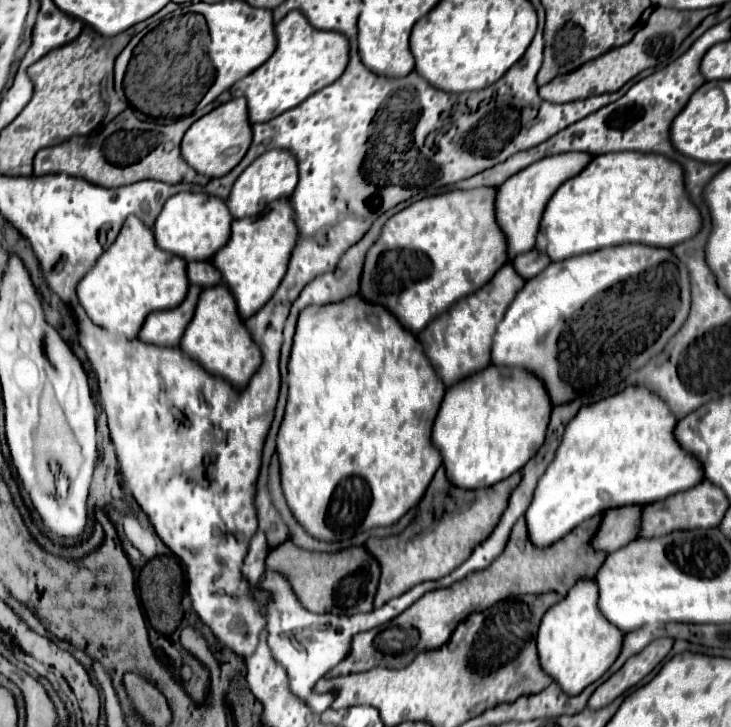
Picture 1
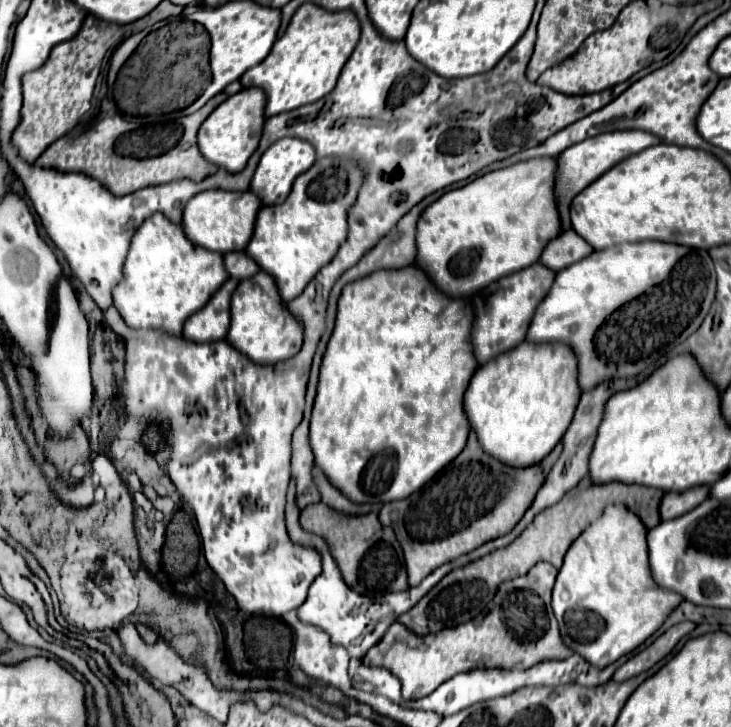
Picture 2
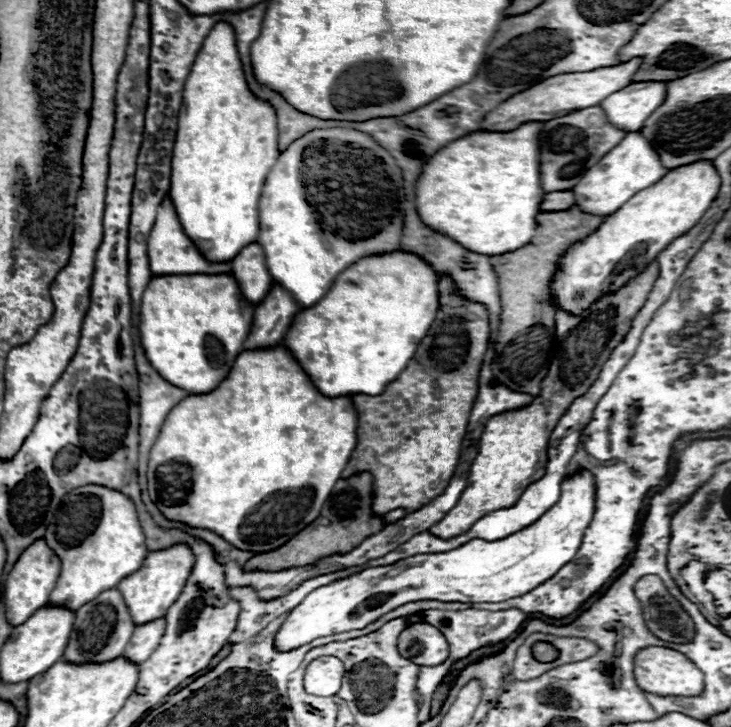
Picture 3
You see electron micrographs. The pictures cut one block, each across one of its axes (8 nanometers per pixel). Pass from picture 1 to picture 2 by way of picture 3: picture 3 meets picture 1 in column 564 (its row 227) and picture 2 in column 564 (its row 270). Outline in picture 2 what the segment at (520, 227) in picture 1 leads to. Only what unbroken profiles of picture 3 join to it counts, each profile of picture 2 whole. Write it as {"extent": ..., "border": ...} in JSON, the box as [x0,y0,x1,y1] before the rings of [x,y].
{"extent":[556,132,660,230],"border":[[[606,132],[604,136],[594,136],[592,140],[584,140],[582,144],[574,144],[572,148],[564,150],[558,156],[558,176],[556,176],[556,200],[558,200],[562,230],[570,228],[568,206],[578,192],[582,192],[588,184],[592,184],[598,176],[608,172],[618,162],[656,144],[660,144],[660,140],[656,140],[656,136],[652,136],[650,132]]]}

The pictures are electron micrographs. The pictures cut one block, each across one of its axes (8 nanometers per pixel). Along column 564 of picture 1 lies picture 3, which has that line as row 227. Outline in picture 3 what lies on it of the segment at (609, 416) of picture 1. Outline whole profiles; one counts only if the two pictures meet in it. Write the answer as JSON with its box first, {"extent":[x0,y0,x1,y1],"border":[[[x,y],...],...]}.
{"extent":[416,124,544,256],"border":[[[522,124],[520,128],[512,130],[512,132],[472,132],[456,142],[450,142],[448,146],[444,146],[440,152],[436,152],[422,168],[422,174],[416,180],[416,212],[420,216],[420,220],[430,226],[436,232],[446,234],[448,238],[452,238],[454,242],[458,242],[462,248],[472,250],[476,254],[482,256],[500,256],[506,252],[514,252],[520,246],[528,244],[534,236],[534,228],[536,228],[536,214],[540,212],[540,200],[542,200],[542,192],[540,192],[540,148],[536,144],[536,136],[540,134],[540,128],[544,124]]]}

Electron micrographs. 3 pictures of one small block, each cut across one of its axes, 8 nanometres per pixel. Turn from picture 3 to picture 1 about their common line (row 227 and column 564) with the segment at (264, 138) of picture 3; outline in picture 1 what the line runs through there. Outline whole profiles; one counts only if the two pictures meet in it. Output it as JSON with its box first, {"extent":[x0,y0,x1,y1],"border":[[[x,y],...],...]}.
{"extent":[536,152,700,262],"border":[[[614,152],[614,154],[594,156],[592,162],[580,174],[566,180],[554,192],[540,220],[536,250],[548,254],[552,262],[558,262],[570,256],[578,256],[618,244],[646,244],[658,248],[672,248],[692,238],[698,230],[700,230],[700,214],[696,206],[688,200],[688,194],[684,190],[682,168],[678,162],[658,154]]]}

